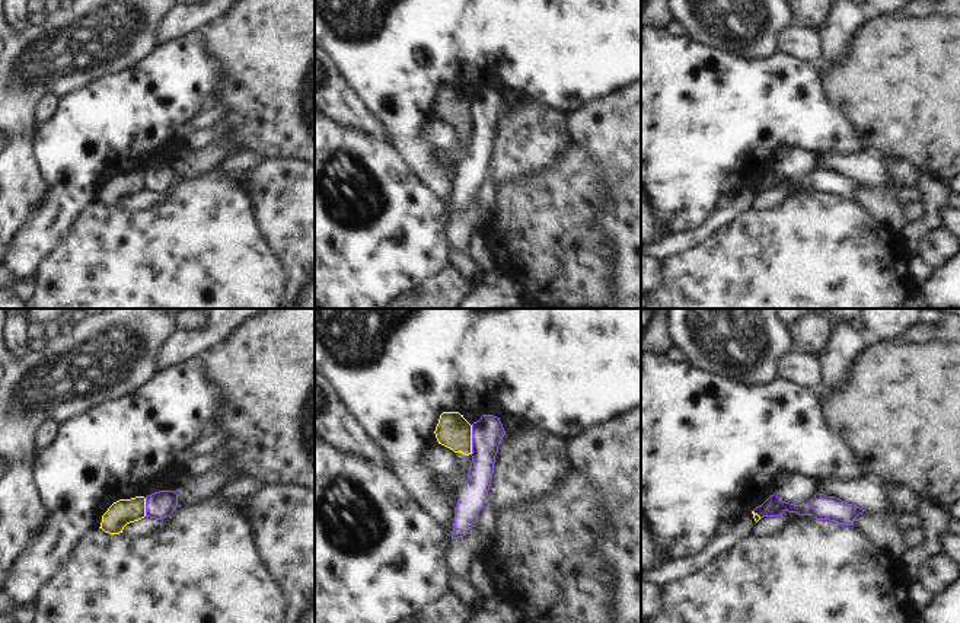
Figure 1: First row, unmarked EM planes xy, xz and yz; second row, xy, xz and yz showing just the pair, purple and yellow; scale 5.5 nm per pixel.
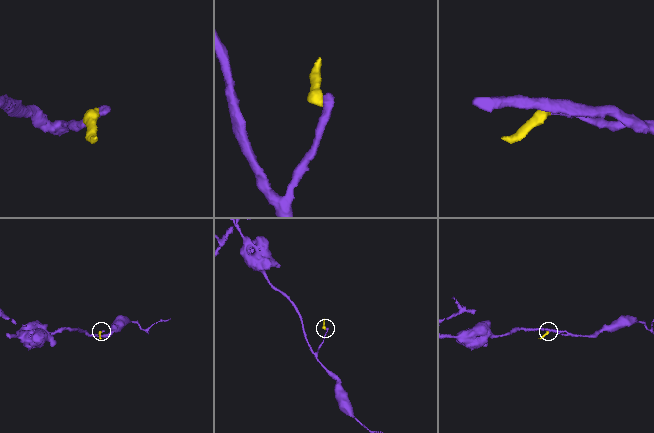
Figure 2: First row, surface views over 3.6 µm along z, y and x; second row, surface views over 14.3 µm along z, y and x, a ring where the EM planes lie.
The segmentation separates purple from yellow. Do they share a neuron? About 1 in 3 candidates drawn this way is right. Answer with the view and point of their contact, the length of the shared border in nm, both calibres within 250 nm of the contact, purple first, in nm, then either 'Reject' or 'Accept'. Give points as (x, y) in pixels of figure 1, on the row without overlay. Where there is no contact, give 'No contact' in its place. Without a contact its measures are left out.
Touches purple at xz (472, 114). Shared border 170 nm. Thickness 170 nm (purple) against 190 nm. Reject

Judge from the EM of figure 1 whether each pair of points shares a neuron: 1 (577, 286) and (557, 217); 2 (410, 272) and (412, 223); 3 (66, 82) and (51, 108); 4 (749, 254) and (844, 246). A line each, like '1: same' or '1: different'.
1: same
2: same
3: different
4: same

